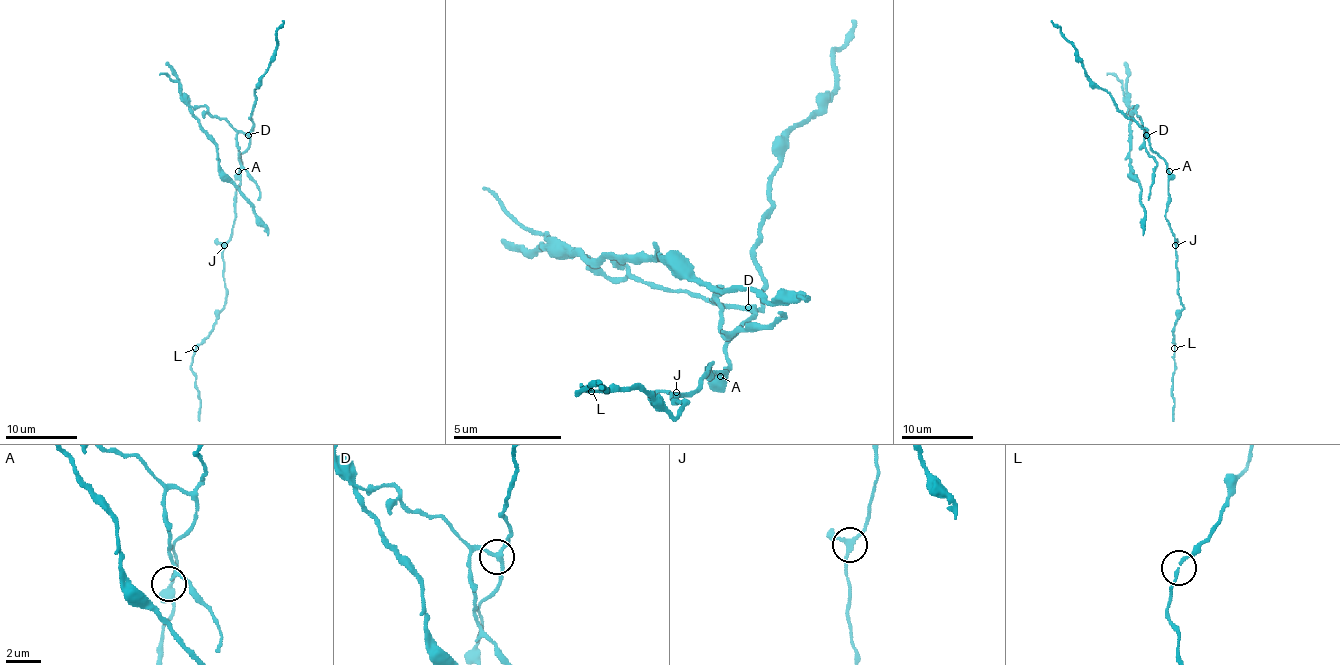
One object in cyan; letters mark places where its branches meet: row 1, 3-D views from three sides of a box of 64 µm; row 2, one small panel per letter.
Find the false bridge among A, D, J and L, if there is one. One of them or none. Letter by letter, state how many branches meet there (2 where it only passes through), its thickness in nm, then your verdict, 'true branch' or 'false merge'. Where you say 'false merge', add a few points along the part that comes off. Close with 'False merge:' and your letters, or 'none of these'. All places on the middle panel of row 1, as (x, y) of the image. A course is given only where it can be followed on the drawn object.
A: branches 2; calibre 400 nm; true branch
D: branches 3; calibre 200 nm; false merge; course (747, 306), (617, 279), (584, 252), (676, 257), (714, 289), (763, 300), (806, 295)
J: branches 3; calibre 190 nm; true branch
L: branches 2; calibre 120 nm; true branch
False merge: D

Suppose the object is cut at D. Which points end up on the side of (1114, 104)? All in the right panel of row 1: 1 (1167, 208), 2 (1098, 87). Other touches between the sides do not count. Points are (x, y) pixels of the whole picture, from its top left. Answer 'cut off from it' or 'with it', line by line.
1: with it
2: with it

